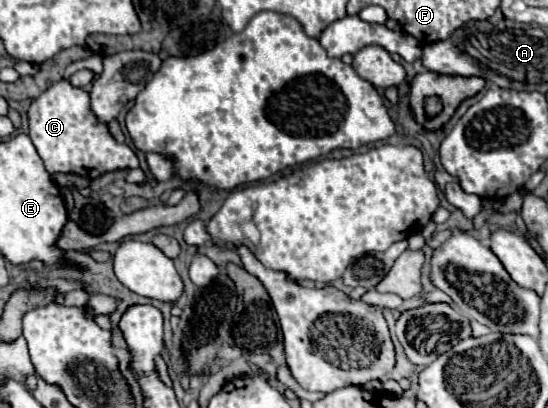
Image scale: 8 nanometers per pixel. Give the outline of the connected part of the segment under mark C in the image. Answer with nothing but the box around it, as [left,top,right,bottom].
[27,79,139,179]

